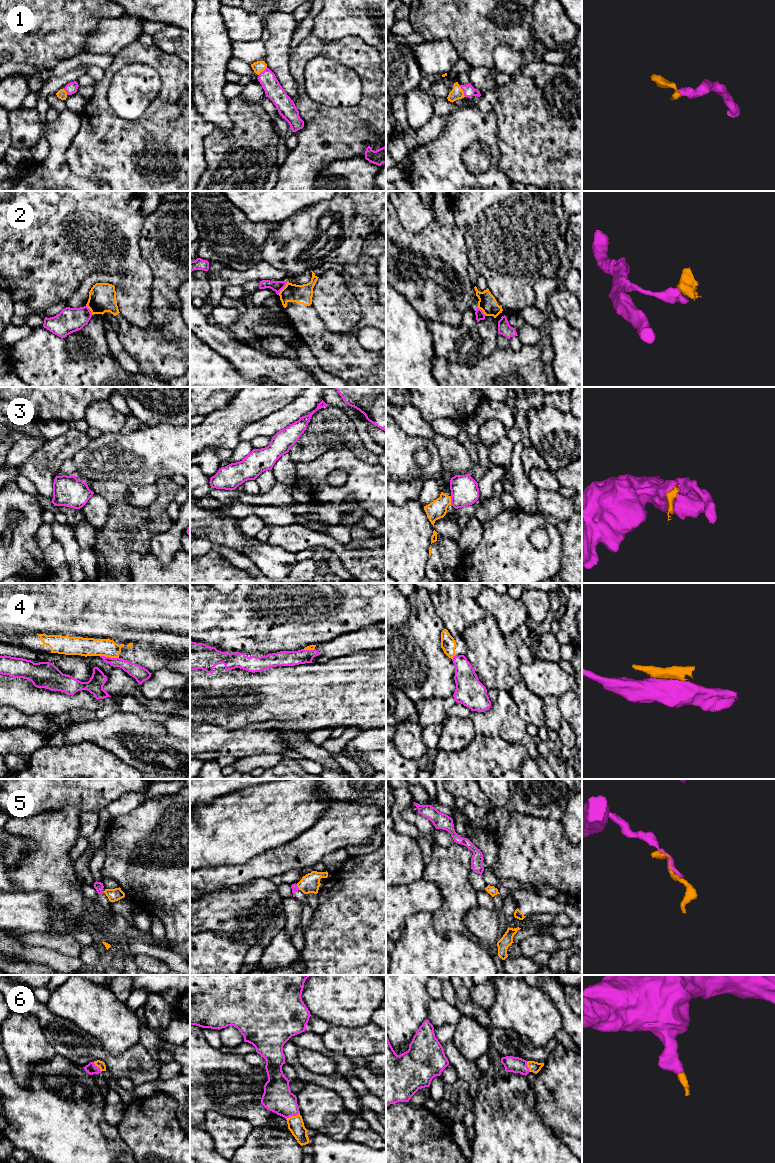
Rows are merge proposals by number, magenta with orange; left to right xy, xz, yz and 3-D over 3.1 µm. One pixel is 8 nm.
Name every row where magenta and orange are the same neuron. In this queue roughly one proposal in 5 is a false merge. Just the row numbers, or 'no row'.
1, 6

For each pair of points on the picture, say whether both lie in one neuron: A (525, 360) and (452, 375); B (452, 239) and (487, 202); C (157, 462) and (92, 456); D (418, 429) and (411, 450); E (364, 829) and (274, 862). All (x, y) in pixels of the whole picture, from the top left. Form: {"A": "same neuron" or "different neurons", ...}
{"A": "same neuron", "B": "different neurons", "C": "same neuron", "D": "different neurons", "E": "same neuron"}

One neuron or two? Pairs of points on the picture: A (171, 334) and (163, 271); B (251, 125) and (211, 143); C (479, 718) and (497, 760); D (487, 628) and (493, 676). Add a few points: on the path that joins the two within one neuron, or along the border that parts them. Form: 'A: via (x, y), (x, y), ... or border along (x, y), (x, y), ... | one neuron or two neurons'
A: via (166, 318), (165, 287) | one neuron
B: via (241, 130), (229, 143), (221, 143) | one neuron
C: border along (476, 735), (499, 736), (510, 743) | two neurons
D: via (487, 640), (487, 649), (493, 655), (493, 664) | one neuron

